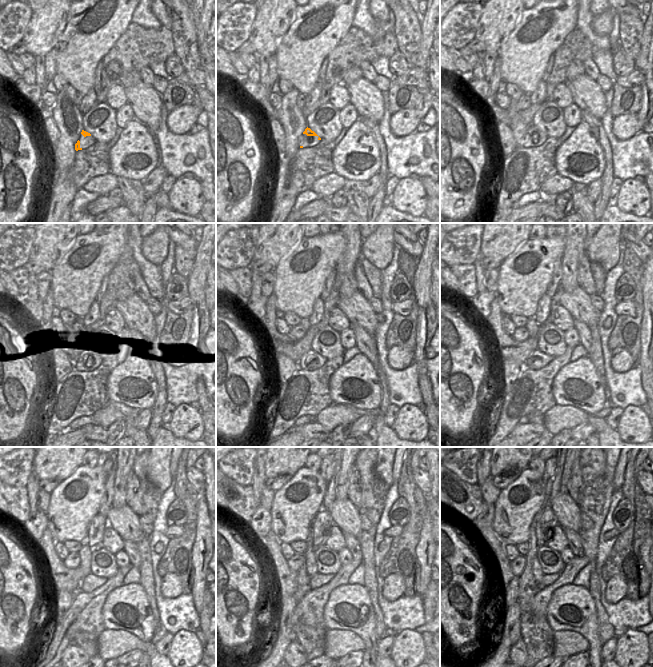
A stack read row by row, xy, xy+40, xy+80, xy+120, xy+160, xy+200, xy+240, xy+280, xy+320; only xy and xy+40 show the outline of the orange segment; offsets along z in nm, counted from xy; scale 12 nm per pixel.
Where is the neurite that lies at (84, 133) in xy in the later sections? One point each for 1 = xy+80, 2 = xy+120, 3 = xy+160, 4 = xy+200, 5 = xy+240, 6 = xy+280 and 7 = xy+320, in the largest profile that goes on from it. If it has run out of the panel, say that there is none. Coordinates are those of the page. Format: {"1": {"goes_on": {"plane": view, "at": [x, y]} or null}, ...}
{"1": {"goes_on": {"plane": "xy+80", "at": [532, 130]}}, "2": {"goes_on": {"plane": "xy+120", "at": [86, 355]}}, "3": {"goes_on": {"plane": "xy+160", "at": [312, 356]}}, "4": {"goes_on": {"plane": "xy+200", "at": [537, 357]}}, "5": {"goes_on": {"plane": "xy+240", "at": [91, 581]}}, "6": {"goes_on": {"plane": "xy+280", "at": [318, 580]}}, "7": {"goes_on": {"plane": "xy+320", "at": [547, 579]}}}

